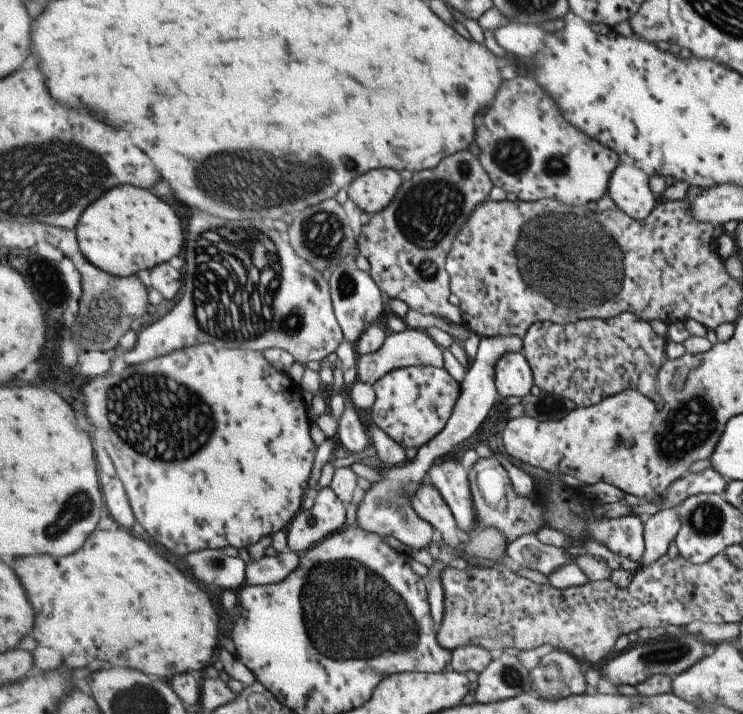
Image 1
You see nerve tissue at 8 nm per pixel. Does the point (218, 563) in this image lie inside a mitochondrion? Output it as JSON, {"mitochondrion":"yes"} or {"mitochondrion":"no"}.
{"mitochondrion":"yes"}

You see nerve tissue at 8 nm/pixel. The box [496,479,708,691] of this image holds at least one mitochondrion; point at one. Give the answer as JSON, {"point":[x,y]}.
{"point":[663,653]}

